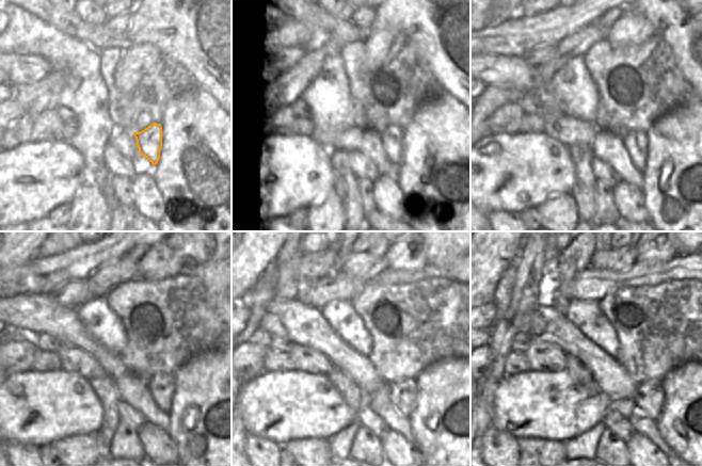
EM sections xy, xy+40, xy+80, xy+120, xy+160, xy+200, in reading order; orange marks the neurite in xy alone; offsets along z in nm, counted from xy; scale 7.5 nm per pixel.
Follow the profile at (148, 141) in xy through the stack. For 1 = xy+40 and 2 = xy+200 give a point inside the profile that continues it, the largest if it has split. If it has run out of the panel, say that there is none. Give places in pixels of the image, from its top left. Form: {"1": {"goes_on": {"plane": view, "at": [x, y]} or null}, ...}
{"1": {"goes_on": {"plane": "xy+40", "at": [392, 138]}}, "2": {"goes_on": {"plane": "xy+200", "at": [649, 399]}}}

